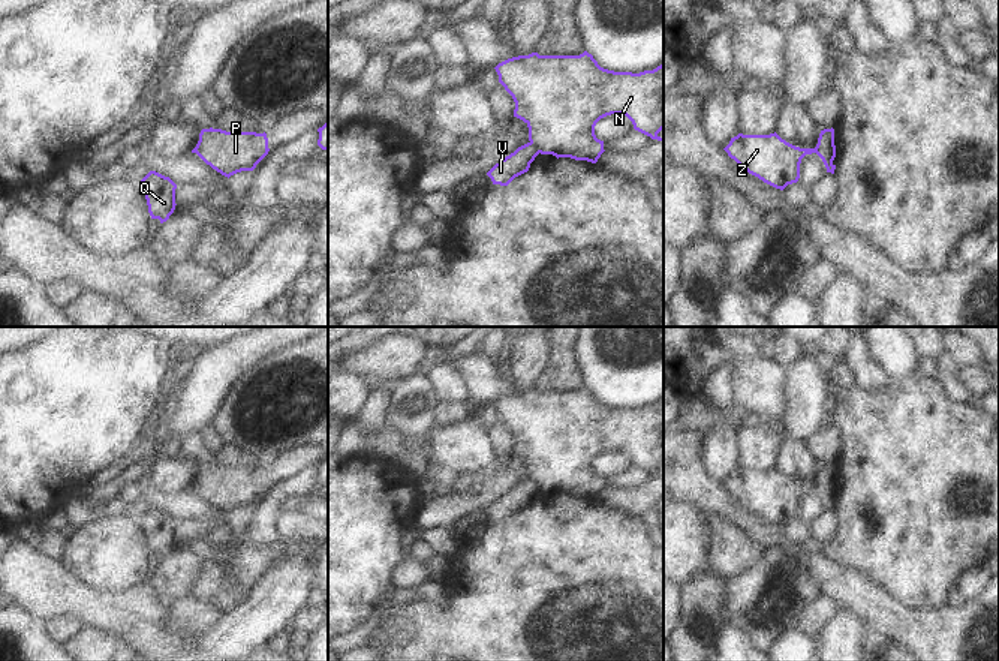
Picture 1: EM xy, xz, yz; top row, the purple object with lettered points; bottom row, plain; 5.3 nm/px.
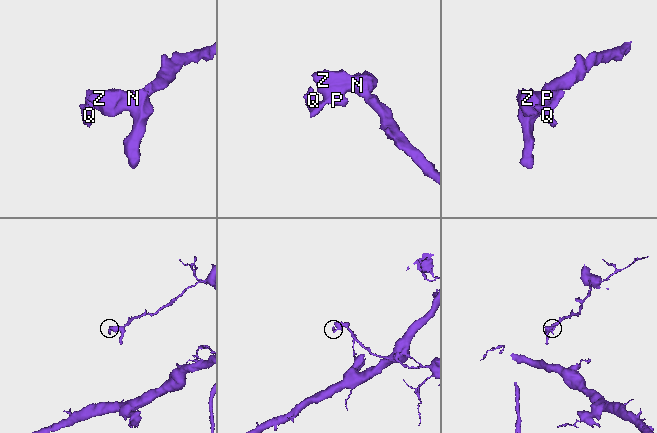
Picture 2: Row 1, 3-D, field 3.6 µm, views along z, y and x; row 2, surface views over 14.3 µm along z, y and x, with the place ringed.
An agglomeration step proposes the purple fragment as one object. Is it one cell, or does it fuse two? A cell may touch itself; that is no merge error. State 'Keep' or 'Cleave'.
Cleave.

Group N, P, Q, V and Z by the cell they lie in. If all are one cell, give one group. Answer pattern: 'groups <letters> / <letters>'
groups N P Z / Q V

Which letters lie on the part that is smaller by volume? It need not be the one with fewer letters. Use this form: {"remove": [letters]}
{"remove": ["Q", "V"]}

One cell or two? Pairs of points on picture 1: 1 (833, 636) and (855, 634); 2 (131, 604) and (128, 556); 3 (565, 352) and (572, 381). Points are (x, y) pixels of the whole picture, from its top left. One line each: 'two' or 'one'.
1: one
2: two
3: one

